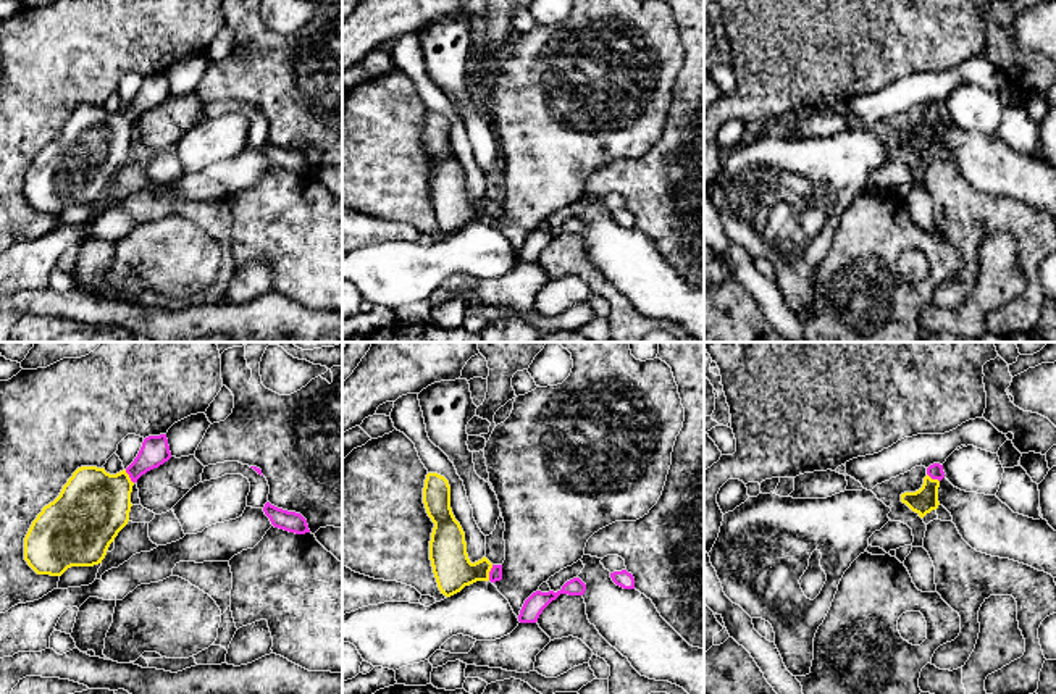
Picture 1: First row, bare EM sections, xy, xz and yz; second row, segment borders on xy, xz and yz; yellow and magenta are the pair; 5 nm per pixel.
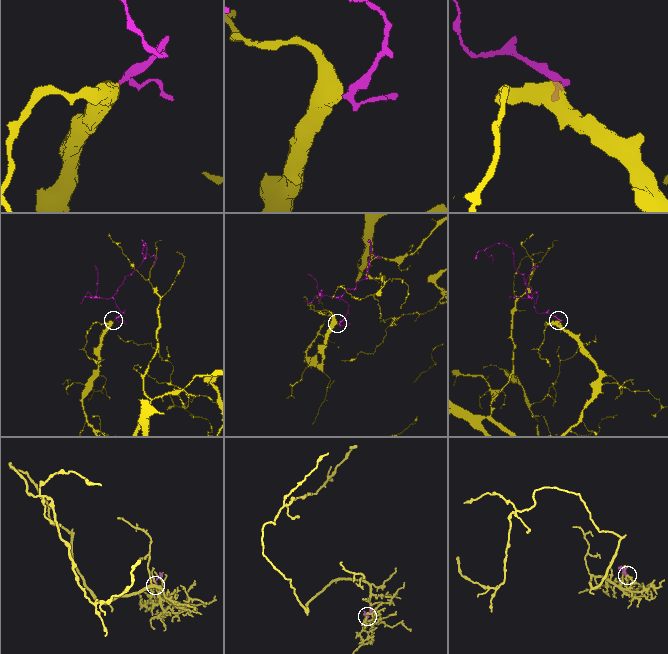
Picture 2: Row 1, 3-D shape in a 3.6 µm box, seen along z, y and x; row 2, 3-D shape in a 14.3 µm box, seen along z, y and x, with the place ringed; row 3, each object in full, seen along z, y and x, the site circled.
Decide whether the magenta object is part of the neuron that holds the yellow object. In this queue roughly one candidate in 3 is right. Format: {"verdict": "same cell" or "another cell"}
{"verdict": "same cell"}

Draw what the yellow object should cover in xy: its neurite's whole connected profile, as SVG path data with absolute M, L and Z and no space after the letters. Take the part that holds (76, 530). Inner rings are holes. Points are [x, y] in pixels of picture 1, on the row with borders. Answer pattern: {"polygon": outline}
{"polygon": "M166 434L149 436L134 462L110 475L105 468L81 466L63 486L60 495L45 505L24 537L24 560L37 575L61 576L71 566L102 563L110 544L128 525L131 492L137 479L171 458Z"}

